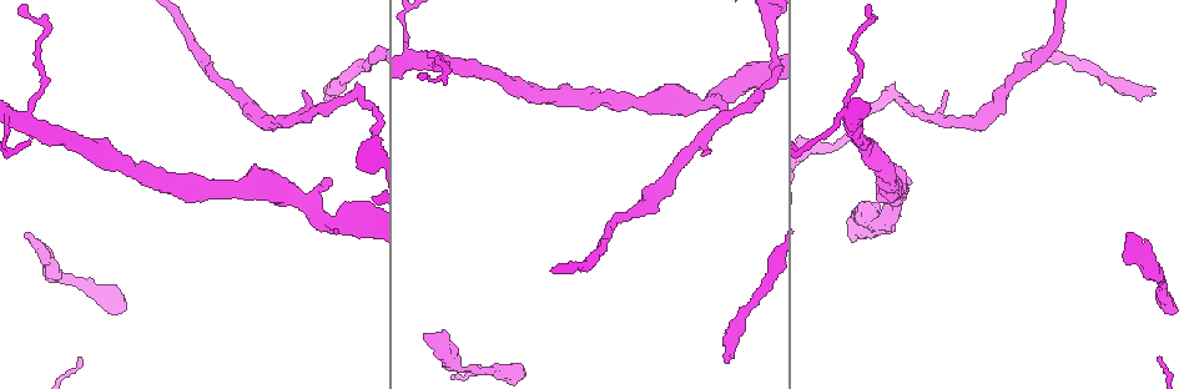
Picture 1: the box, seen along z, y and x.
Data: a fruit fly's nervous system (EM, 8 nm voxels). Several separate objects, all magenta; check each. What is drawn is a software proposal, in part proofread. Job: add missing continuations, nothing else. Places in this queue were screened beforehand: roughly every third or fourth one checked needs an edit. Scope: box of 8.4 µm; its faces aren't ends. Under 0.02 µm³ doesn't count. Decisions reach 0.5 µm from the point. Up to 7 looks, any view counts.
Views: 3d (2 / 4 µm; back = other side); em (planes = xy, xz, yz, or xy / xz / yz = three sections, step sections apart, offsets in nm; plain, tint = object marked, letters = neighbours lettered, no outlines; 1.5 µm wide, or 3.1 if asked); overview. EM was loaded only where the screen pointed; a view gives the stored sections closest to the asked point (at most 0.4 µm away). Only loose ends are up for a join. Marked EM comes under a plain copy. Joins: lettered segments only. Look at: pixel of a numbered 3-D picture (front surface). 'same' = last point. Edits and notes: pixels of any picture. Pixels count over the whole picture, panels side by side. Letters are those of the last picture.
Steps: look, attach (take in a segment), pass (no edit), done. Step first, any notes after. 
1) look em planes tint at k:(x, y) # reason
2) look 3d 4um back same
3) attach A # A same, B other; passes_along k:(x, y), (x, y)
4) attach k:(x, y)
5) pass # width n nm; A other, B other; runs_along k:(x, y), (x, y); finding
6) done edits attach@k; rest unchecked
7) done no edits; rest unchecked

look 3d 4um back at 1:(325, 180) # branch stops here

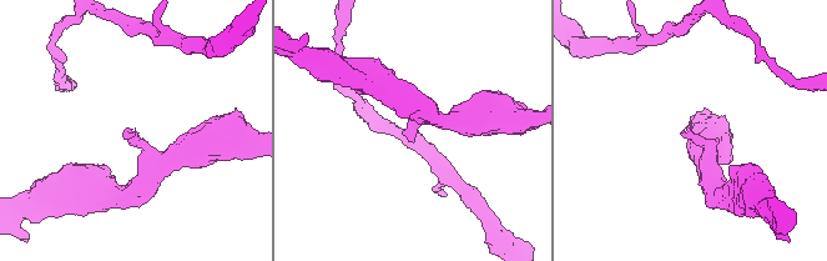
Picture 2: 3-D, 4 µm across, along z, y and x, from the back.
look em planes tint at 2:(681, 135) # now the EM

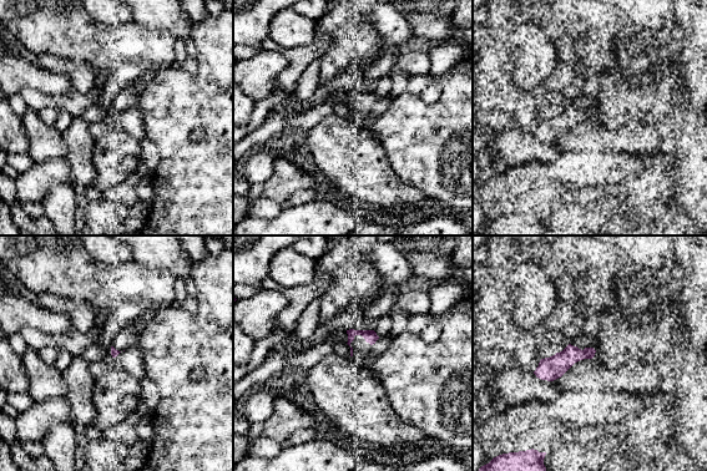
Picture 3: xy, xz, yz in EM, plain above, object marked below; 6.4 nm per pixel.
look em planes letters same

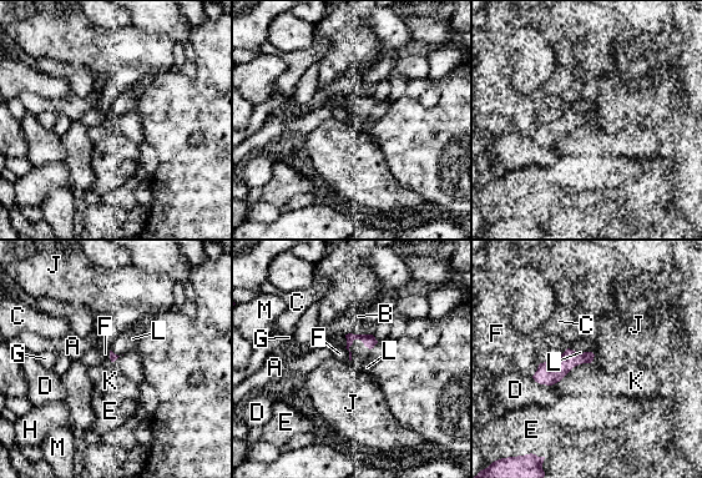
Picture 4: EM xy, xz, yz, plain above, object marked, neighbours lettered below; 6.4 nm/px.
attach 4:(359, 352) # A other, B other, C other, D other, E other, F other, G other, H other, J other, K other, L same, M other; it goes on there

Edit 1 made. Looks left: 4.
look em planes letters at 1:(1155, 94) # branch stops here

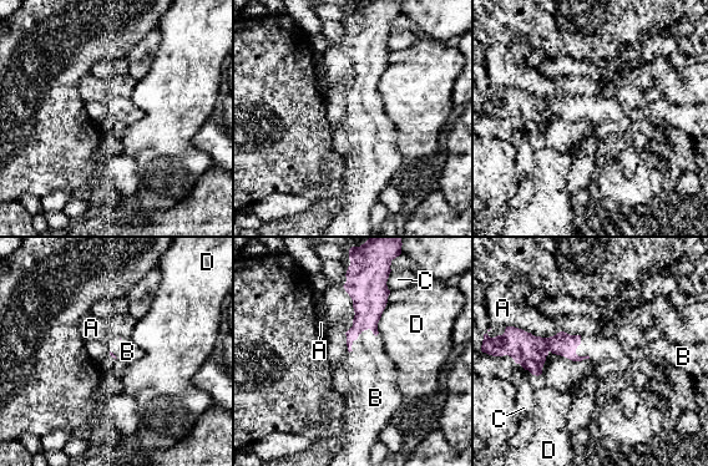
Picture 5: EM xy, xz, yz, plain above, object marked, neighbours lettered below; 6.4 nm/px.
attach 5:(374, 369) # longest_contact A 320 nm; A other, B same, C other, D other; it goes on there

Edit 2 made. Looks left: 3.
look em xz step 8 letters at 1:(423, 337) # long arm stops here

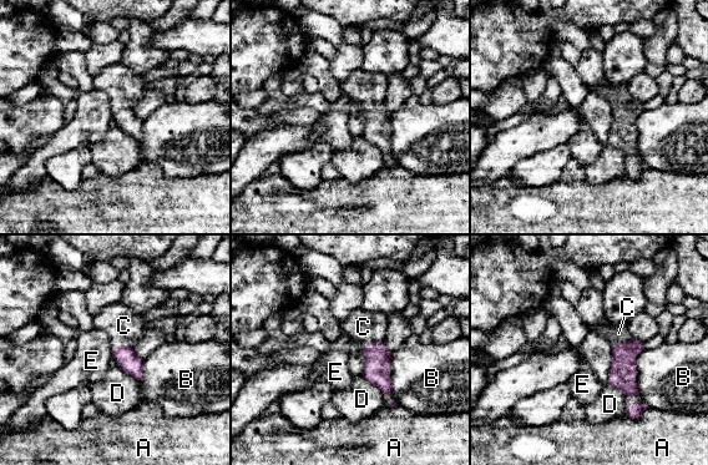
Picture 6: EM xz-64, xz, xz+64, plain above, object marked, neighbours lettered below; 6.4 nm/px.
look em planes letters same

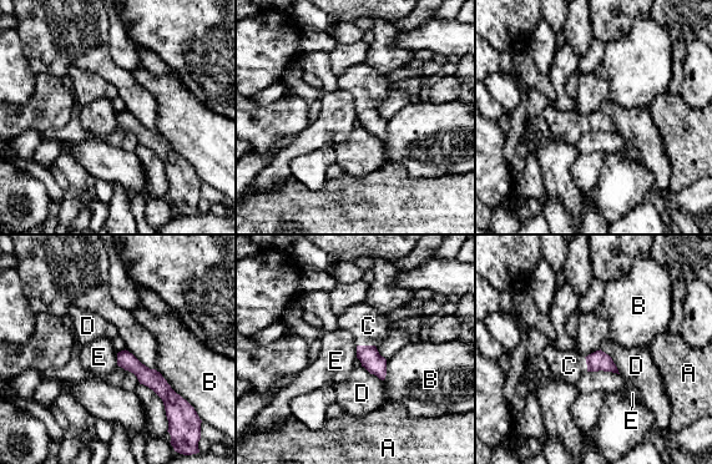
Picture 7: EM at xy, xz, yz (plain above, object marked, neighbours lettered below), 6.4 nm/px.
attach 7:(368, 326) # width 110 nm; A other, B other, C same, D other, E other; passes_along 7:(369, 357), (367, 346), (368, 326); the cell continues

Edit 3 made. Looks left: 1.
done edits attach@4, attach@5, attach@7; rest unchecked

